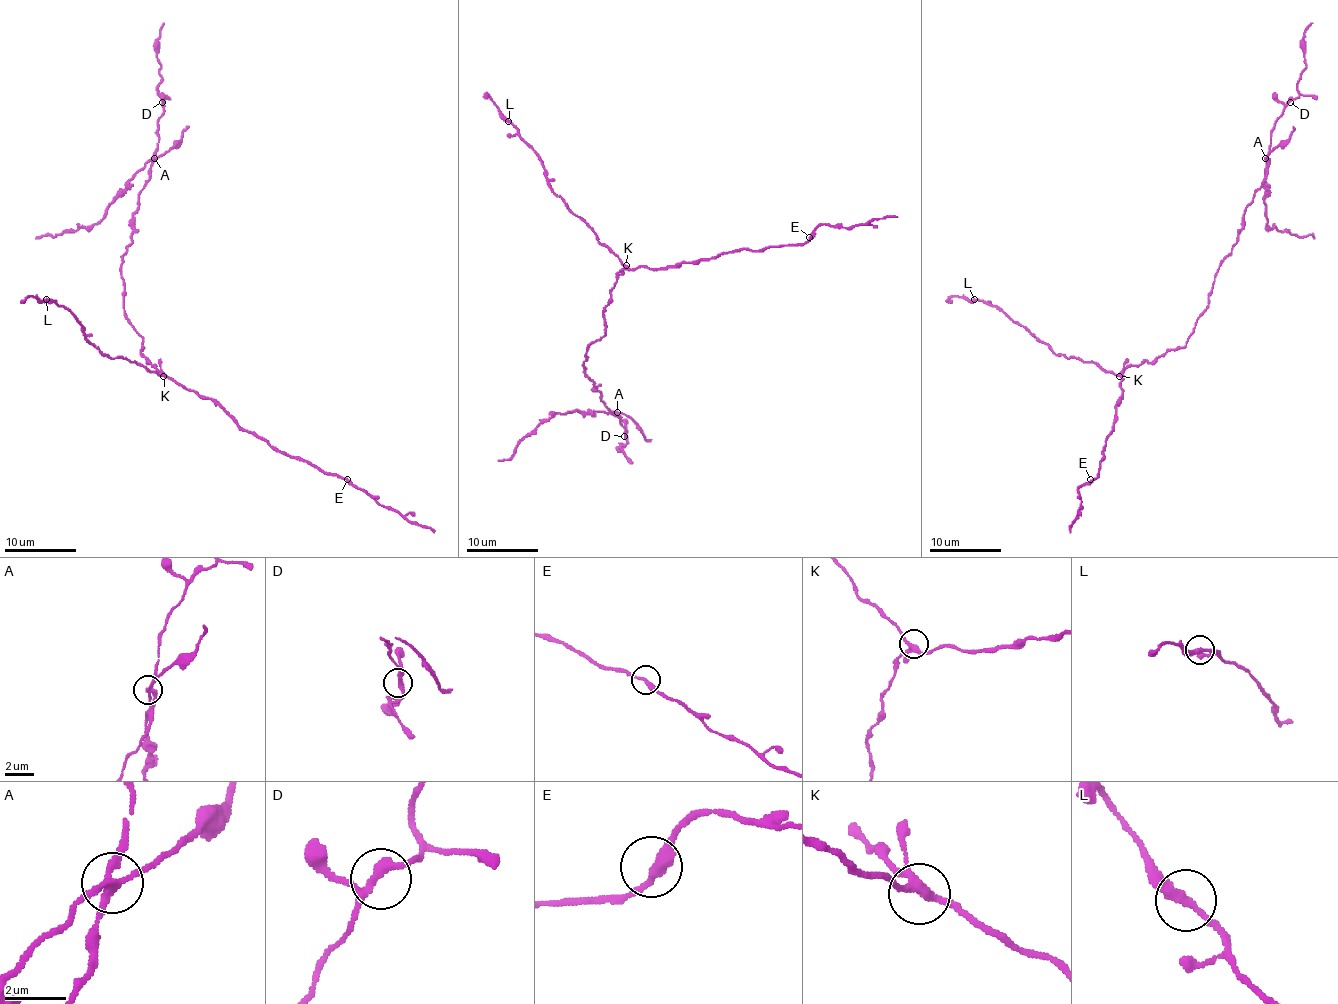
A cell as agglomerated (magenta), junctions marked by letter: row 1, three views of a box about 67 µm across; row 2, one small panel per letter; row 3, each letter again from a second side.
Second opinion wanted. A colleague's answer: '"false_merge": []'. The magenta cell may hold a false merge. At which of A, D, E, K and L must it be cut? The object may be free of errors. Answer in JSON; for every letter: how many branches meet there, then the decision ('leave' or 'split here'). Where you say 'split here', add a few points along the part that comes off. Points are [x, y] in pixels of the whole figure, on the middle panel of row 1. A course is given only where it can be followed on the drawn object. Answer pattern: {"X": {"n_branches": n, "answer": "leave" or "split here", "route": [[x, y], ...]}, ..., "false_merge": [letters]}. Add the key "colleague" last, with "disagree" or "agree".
{"A": {"n_branches": 4, "answer": "split here", "route": [[617, 411], [560, 413], [547, 418], [517, 445], [508, 459], [498, 461]]}, "D": {"n_branches": 3, "answer": "leave"}, "E": {"n_branches": 2, "answer": "leave"}, "K": {"n_branches": 4, "answer": "leave"}, "L": {"n_branches": 2, "answer": "leave"}, "false_merge": ["A"], "colleague": "disagree"}

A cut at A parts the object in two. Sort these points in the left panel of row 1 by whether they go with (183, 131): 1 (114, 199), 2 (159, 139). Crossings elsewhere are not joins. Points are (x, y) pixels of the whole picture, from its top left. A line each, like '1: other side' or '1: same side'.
1: same side
2: other side

